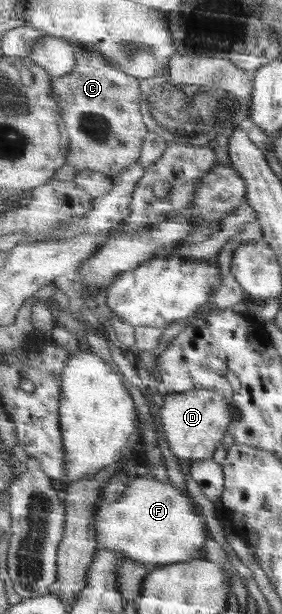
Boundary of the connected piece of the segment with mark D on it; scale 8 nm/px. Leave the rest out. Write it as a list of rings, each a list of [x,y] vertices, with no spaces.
[[[200,388],[189,392],[168,394],[164,398],[164,402],[165,406],[161,411],[162,424],[164,424],[171,451],[182,460],[190,460],[190,463],[212,459],[214,453],[218,451],[218,447],[222,446],[226,433],[230,431],[230,425],[237,421],[234,400],[218,390]]]

